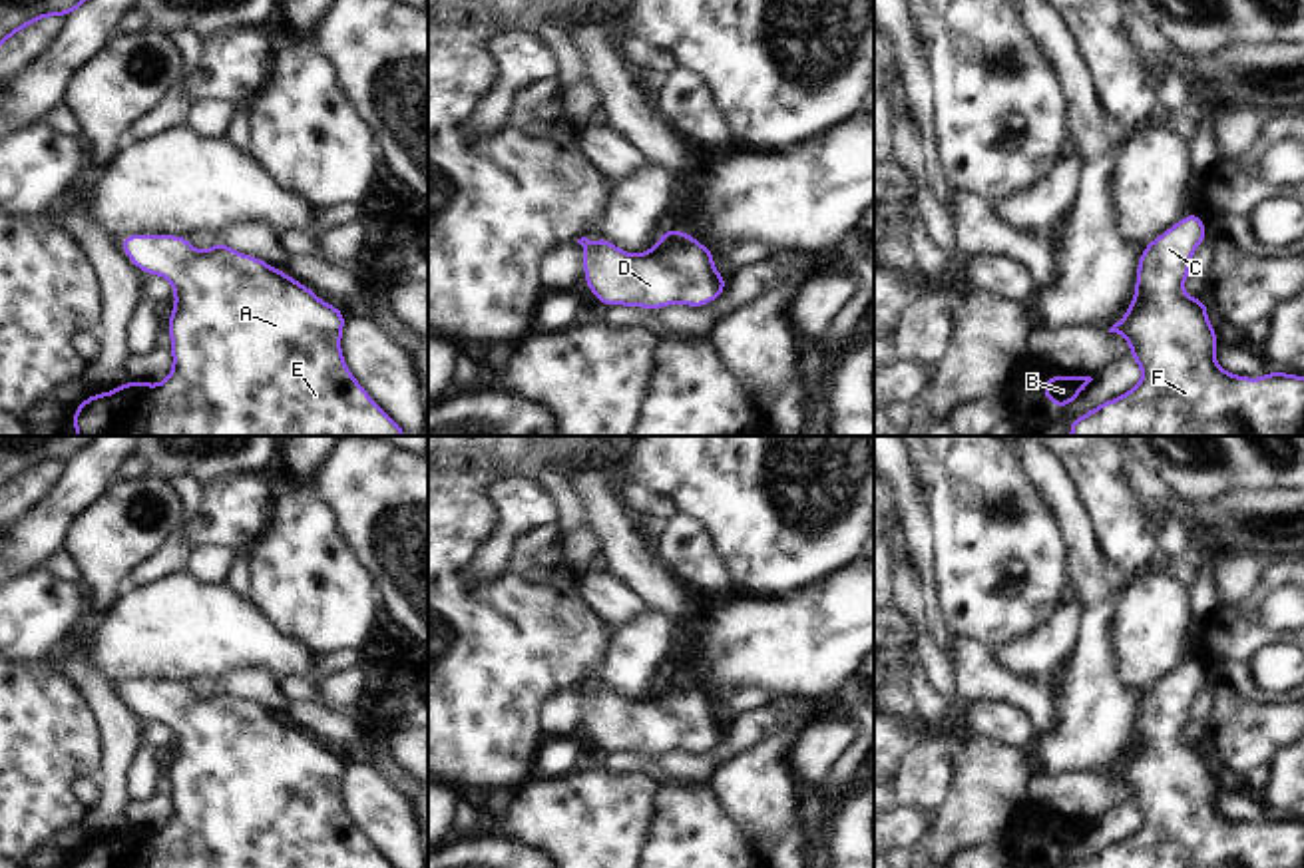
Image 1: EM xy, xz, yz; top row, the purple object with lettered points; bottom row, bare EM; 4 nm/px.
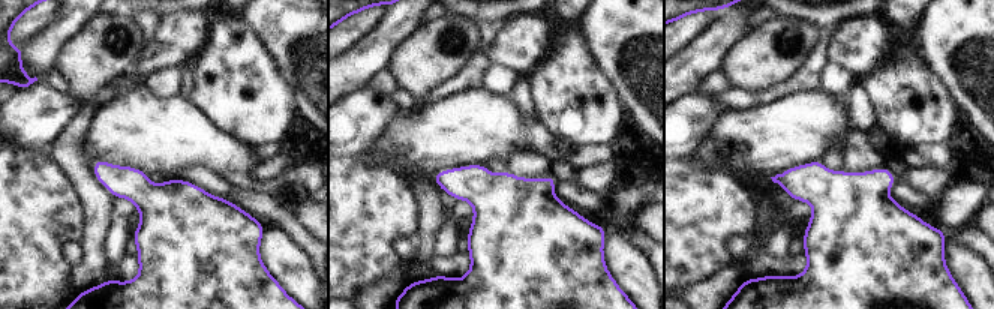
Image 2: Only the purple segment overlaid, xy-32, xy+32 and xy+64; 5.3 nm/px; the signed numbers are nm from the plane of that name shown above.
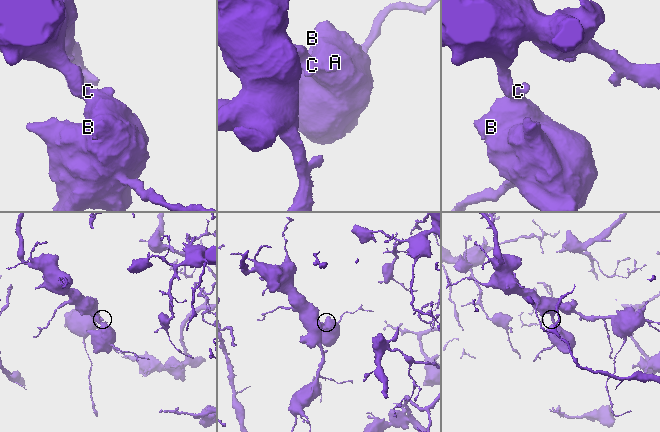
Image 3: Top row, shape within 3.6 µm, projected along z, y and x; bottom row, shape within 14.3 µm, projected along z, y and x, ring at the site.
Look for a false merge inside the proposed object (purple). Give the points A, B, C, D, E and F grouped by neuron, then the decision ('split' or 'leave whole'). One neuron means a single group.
A B C D E F | leave whole

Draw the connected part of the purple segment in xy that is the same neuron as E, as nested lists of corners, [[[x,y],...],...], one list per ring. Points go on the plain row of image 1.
[[[123,681],[117,687],[143,721],[161,721],[173,731],[175,753],[165,774],[173,816],[159,832],[127,826],[115,836],[90,840],[76,852],[72,868],[394,868],[342,804],[346,760],[317,745],[307,731],[259,703],[229,695],[221,685],[201,699],[181,681]]]

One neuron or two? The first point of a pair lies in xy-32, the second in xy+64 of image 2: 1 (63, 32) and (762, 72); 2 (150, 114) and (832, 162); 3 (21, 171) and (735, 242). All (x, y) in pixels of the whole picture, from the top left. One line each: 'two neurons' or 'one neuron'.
1: two neurons
2: two neurons
3: two neurons

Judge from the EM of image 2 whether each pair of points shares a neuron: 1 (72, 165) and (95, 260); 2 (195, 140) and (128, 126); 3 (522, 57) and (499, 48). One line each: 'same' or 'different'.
1: same
2: same
3: same

